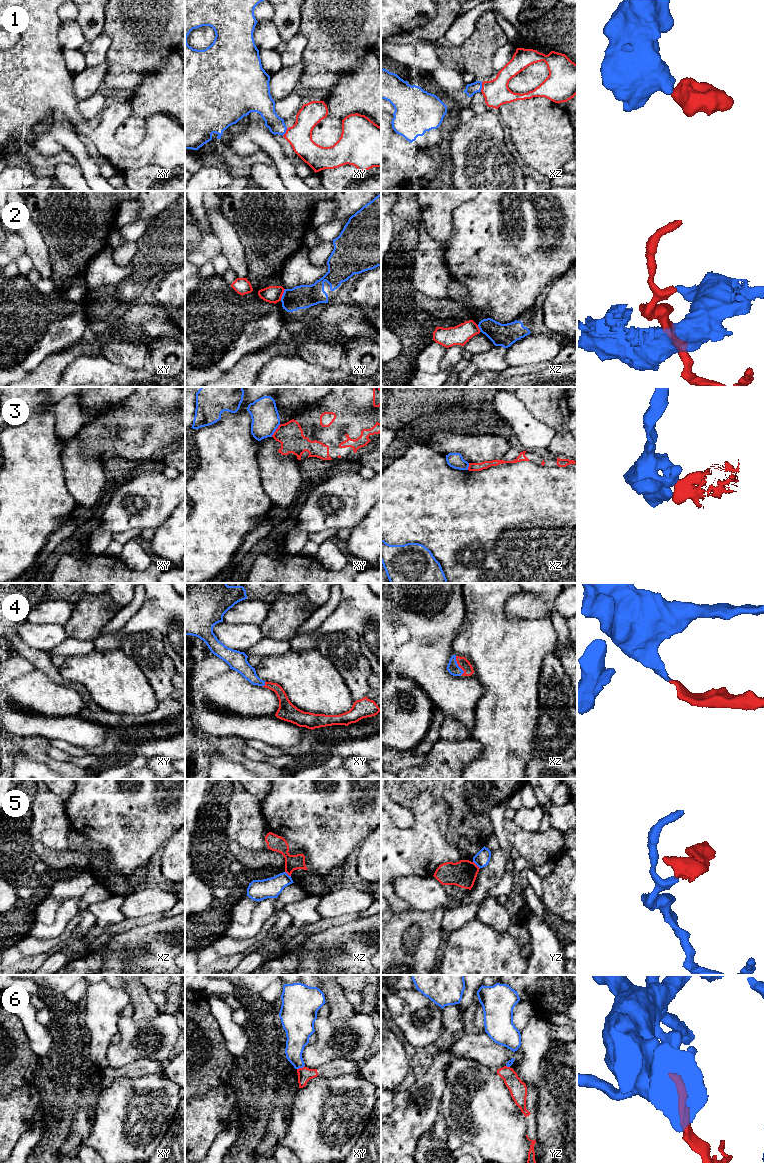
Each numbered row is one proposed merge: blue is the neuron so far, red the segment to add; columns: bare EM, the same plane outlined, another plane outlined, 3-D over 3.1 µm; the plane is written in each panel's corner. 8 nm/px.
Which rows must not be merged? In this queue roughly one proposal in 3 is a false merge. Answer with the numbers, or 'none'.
2, 3, 5, 6

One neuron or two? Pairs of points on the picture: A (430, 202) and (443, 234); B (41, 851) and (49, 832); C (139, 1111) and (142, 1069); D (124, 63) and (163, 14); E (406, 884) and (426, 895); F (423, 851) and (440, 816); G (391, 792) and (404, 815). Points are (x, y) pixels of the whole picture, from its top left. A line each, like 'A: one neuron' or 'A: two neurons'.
A: one neuron
B: two neurons
C: two neurons
D: one neuron
E: one neuron
F: one neuron
G: one neuron

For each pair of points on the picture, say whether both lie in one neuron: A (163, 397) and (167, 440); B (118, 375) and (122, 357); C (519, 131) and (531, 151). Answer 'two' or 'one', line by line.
A: one
B: two
C: one

